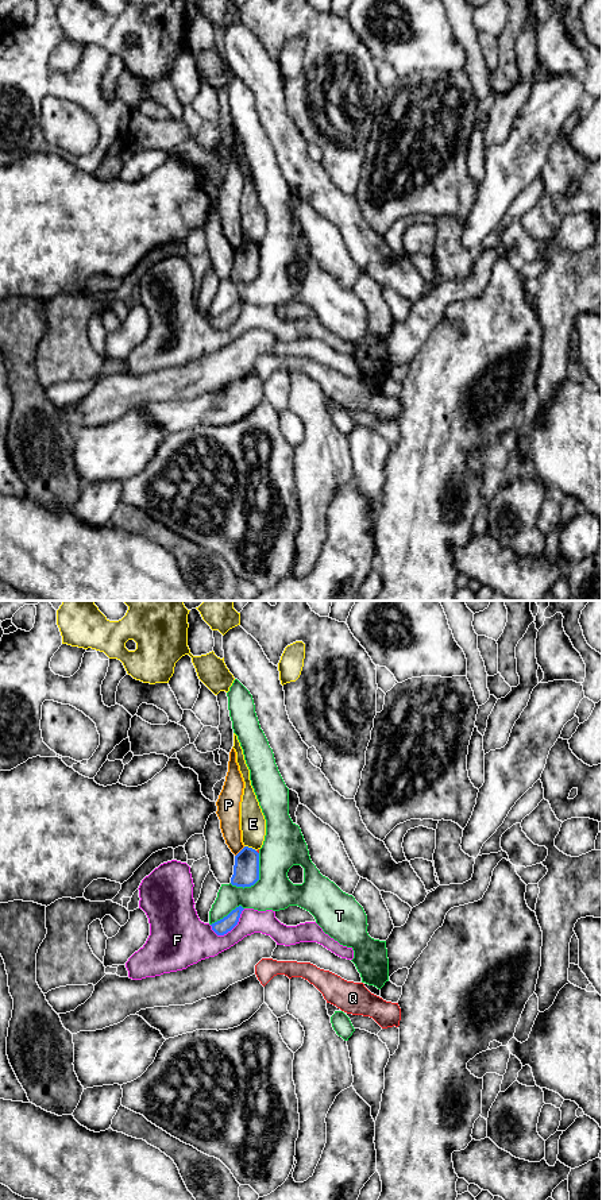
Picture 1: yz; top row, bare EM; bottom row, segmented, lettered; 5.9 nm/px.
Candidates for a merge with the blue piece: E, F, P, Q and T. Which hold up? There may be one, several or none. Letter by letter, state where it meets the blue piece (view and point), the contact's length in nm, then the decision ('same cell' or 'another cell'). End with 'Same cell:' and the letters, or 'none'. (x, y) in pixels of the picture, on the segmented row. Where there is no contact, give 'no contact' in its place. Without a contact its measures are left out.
E: meets blue in yz at (250, 848); contact 80 nm long; another cell
F: meets blue in yz at (231, 929); contact 240 nm long; another cell
P: meets blue in yz at (239, 852); contact 90 nm long; another cell
Q: meets blue in yz at (257, 852); contact 30 nm long; another cell
T: meets blue in yz at (258, 879); contact 260 nm long; another cell
Same cell: none

